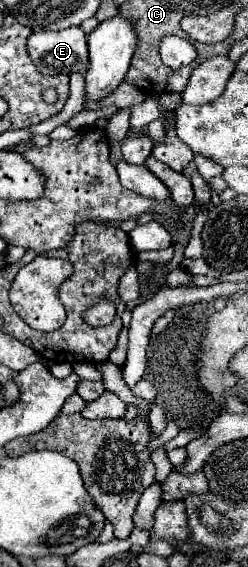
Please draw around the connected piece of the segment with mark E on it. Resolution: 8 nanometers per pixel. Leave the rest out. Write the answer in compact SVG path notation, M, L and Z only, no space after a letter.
M80 27L40 31L28 37L28 55L44 75L70 75L88 69L88 43Z

